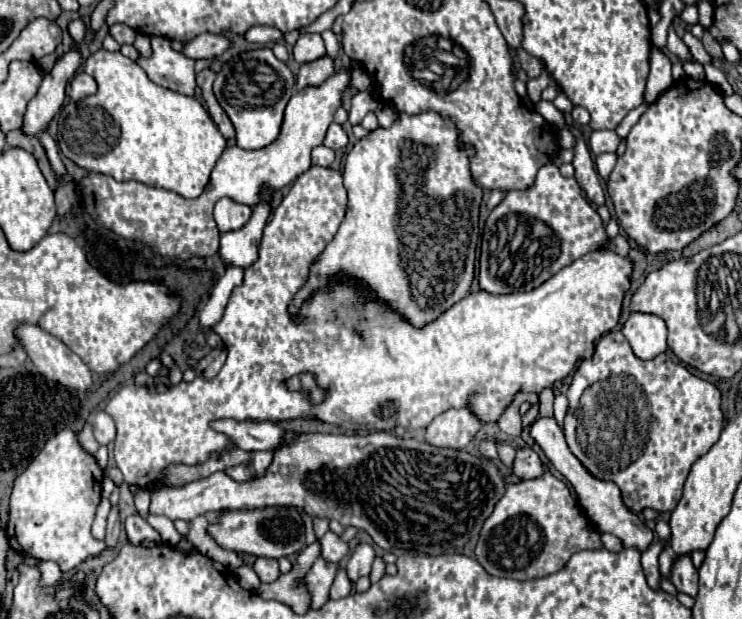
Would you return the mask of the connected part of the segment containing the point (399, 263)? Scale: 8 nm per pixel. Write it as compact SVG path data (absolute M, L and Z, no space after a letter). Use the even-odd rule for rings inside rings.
M402 113L400 121L392 123L390 129L378 127L352 147L344 165L344 187L348 191L346 217L336 237L326 245L324 253L312 265L306 287L296 295L290 307L294 315L300 303L308 299L314 289L324 287L326 279L336 273L344 273L346 277L358 279L362 285L368 285L378 299L384 299L394 311L404 315L416 327L438 319L448 307L470 293L478 243L478 207L484 191L476 187L470 177L468 165L472 149L456 149L458 135L460 131L456 129L456 125L438 113ZM404 167L414 167L414 173L406 173L406 177L414 175L414 183L400 181L400 169ZM406 207L412 207L414 213L406 215ZM400 231L410 231L410 251L402 243Z

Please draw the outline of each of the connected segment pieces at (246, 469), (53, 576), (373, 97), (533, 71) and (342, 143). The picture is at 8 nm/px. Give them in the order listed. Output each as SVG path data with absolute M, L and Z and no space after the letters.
M236 465L236 467L228 467L228 469L224 469L224 473L226 473L228 477L232 477L234 481L238 481L238 483L246 483L246 481L252 481L252 479L256 477L252 465Z
M42 561L42 563L38 565L38 569L40 569L40 573L42 573L42 585L56 585L56 583L60 583L62 571L60 571L60 567L58 567L56 563L52 563L52 561Z
M359 91L351 99L351 110L348 121L351 125L360 124L364 116L370 111L376 111L379 98L376 94L367 91Z
M522 47L516 51L516 55L518 55L518 59L520 59L522 69L526 71L526 75L528 75L530 79L536 78L541 74L543 64L539 59L526 53Z
M332 123L330 127L328 127L328 133L326 133L326 139L324 139L324 145L326 147L330 147L330 149L342 149L342 147L346 147L348 145L348 135L346 135L346 131L342 129L342 125L338 125L338 123Z

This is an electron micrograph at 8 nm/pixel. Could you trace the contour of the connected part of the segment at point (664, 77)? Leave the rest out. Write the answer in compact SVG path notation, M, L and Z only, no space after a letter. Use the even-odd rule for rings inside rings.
M654 47L650 57L650 77L646 87L646 103L654 103L668 87L672 85L672 63L662 53L662 49Z

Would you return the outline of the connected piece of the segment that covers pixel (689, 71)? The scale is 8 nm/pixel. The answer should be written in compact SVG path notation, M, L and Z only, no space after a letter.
M686 61L684 62L684 71L688 77L694 77L694 79L700 79L704 81L706 79L706 73L704 73L704 67L698 63L698 61Z

